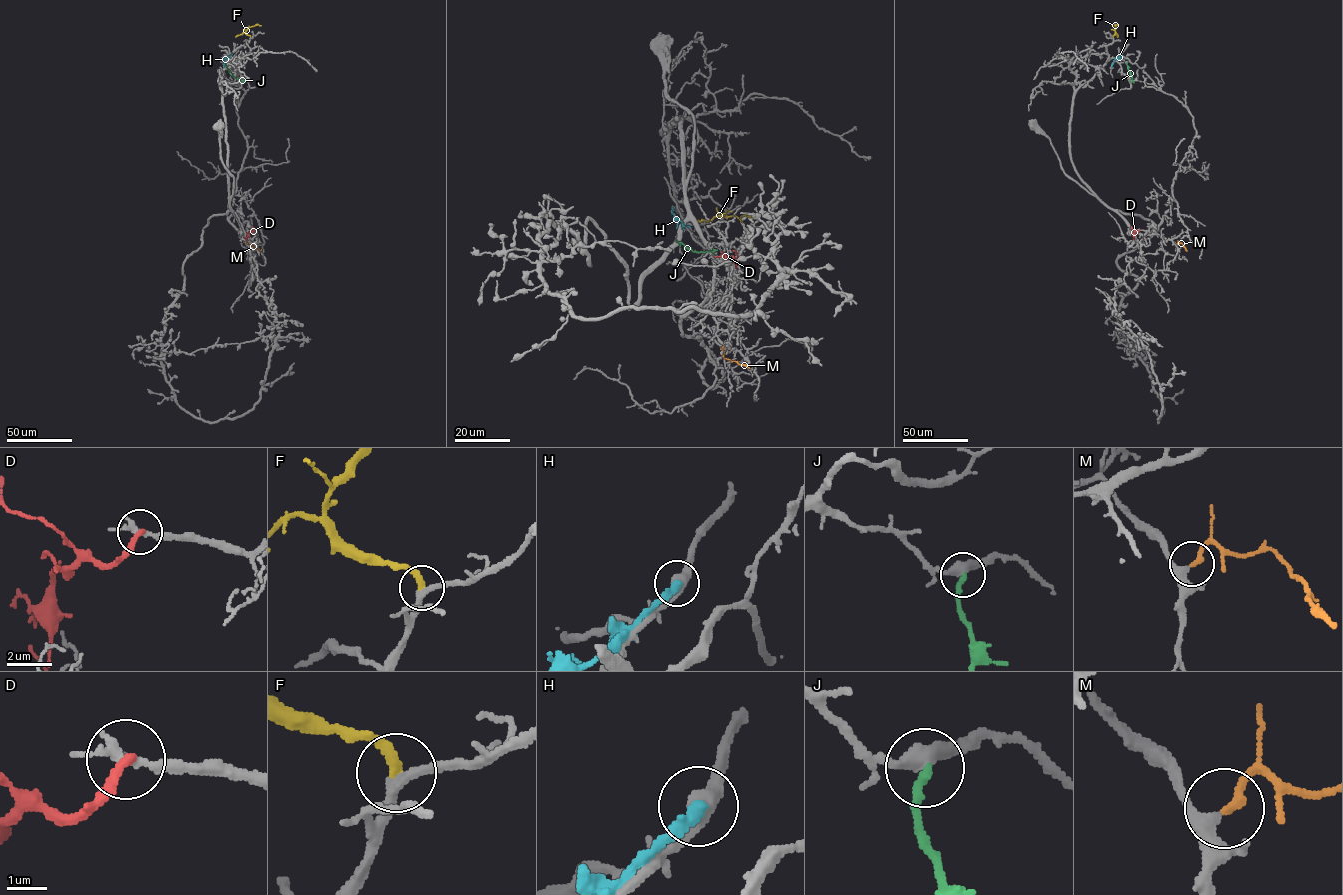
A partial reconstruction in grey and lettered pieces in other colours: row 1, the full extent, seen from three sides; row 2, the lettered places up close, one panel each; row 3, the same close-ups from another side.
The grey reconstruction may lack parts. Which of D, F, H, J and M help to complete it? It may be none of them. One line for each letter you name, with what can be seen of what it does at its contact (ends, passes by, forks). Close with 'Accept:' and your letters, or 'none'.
F: it ends
M: it ends
Accept: F, M

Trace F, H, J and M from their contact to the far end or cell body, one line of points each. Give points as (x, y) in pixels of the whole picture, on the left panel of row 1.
F: (251, 37), (245, 31), (256, 24), (261, 25)
H: (232, 54), (224, 59), (223, 67)
J: (225, 62), (230, 73), (243, 82)
M: (247, 244), (261, 249)

